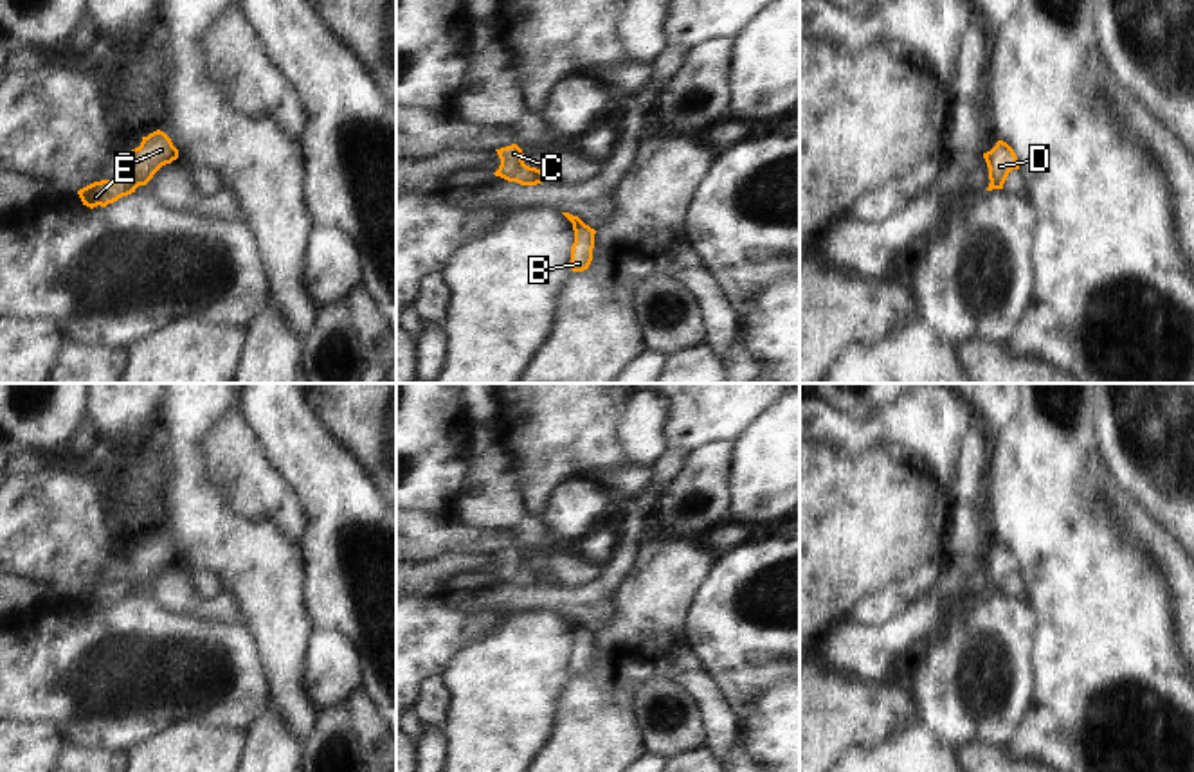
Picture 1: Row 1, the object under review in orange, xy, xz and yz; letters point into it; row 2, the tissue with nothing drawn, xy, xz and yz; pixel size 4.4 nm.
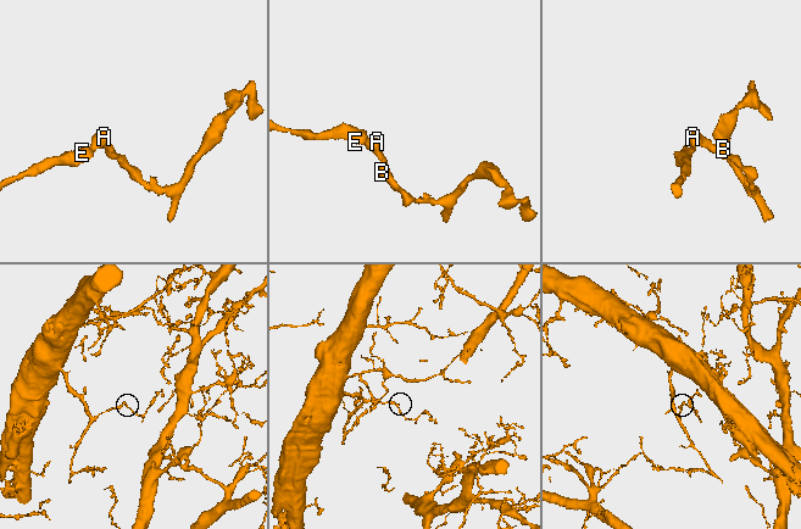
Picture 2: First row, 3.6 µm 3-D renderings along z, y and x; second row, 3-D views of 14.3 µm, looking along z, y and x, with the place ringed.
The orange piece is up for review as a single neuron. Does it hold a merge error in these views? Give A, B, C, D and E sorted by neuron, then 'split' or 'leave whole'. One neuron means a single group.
A B C D E; leave whole

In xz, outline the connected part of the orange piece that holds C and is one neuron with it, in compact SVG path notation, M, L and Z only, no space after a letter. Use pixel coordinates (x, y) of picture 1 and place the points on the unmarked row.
M511 547L511 549L495 552L495 554L501 561L501 569L493 576L495 579L501 579L508 585L517 585L520 588L537 588L542 585L556 585L549 576L526 569L522 563L524 556L517 547Z

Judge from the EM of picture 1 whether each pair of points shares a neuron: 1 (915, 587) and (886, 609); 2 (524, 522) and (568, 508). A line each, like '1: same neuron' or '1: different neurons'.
1: same neuron
2: same neuron

